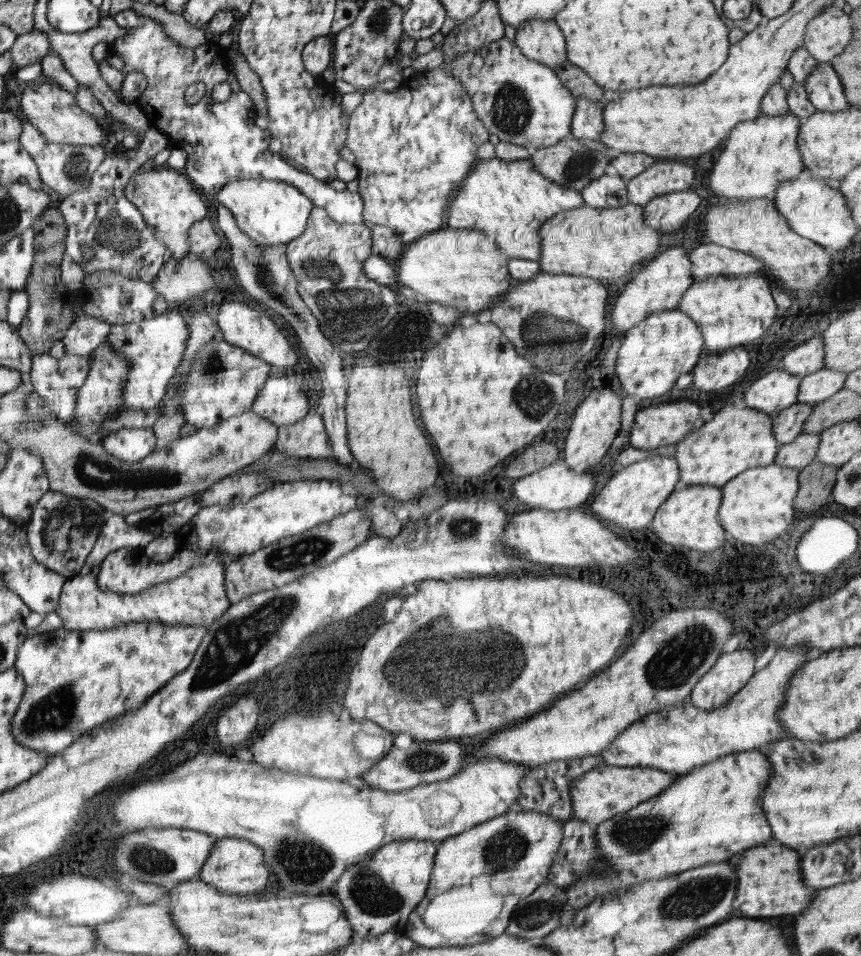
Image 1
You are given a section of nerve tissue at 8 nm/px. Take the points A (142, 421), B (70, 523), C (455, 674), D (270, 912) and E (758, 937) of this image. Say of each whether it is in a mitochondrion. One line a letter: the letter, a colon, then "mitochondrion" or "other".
A: other
B: mitochondrion
C: mitochondrion
D: other
E: other

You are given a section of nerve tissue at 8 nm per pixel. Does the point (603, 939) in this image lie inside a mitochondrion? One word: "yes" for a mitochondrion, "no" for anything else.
no

